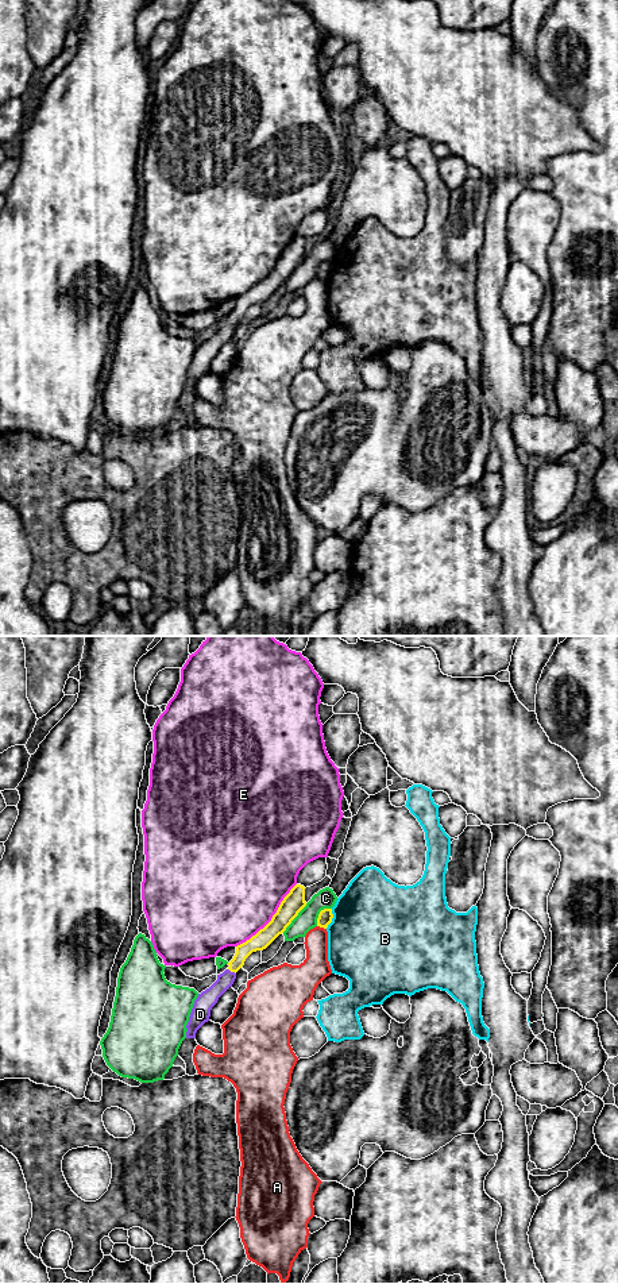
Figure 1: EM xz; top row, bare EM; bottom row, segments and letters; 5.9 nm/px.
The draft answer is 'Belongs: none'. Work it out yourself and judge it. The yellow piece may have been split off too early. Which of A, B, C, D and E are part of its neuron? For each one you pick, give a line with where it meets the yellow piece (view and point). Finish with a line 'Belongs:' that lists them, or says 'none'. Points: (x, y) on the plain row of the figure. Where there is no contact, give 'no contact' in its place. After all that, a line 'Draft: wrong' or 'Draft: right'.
D: meets yellow in xz at (232, 323)
Belongs: D
Draft: wrong

